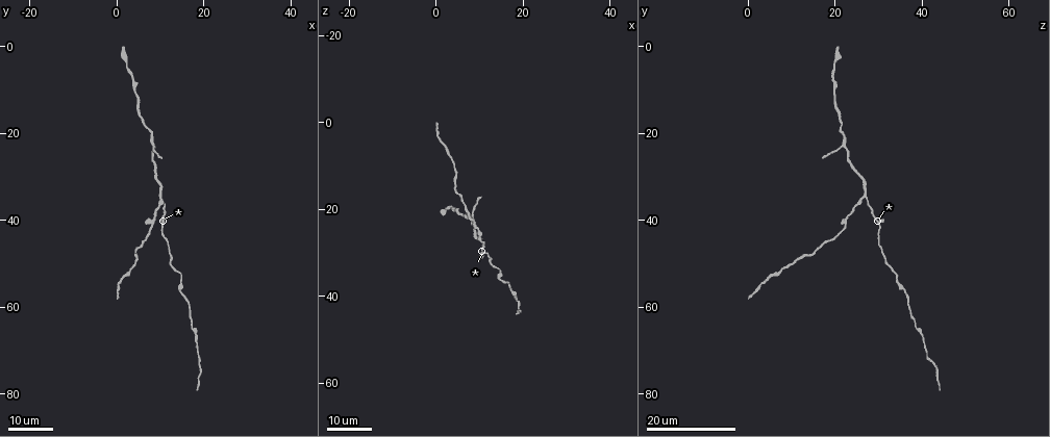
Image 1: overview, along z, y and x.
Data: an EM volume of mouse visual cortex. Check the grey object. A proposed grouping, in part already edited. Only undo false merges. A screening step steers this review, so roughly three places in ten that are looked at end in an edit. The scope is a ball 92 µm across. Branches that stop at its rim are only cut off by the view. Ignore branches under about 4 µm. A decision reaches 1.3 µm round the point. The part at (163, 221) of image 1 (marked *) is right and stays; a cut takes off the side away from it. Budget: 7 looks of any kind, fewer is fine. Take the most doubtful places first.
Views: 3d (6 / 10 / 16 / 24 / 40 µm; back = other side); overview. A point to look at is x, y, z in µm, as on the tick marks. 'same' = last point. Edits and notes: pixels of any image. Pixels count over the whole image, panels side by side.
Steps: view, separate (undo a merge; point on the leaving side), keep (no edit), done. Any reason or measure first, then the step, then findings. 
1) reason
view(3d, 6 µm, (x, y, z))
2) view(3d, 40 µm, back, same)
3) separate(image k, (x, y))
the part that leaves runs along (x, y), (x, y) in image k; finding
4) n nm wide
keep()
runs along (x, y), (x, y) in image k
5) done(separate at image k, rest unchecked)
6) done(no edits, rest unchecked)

a fork
view(3d, 16 µm, (10.5, 34.0, 27.0))

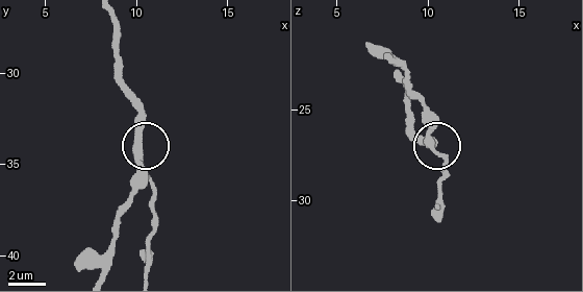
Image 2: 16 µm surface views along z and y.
view(3d, 6 µm, (10.1, 34.2, 26.8))

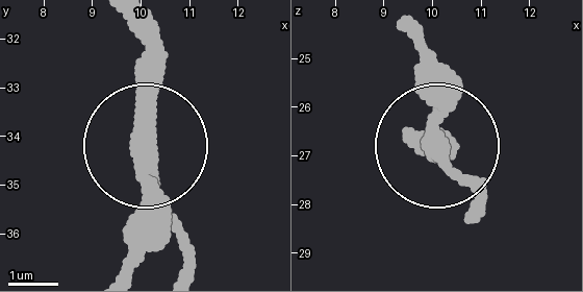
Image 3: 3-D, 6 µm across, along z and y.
keep()
runs along (475, 212), (475, 187), (437, 137), (437, 54) in image 3; all the same neuron

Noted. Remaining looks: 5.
two arms in line, one across
view(3d, 24 µm, (8.0, 23.0, 21.0))

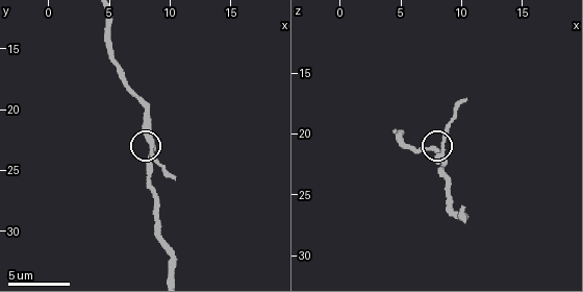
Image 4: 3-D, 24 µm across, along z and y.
zoom in
view(3d, 10 µm, (8.2, 22.6, 21.6))

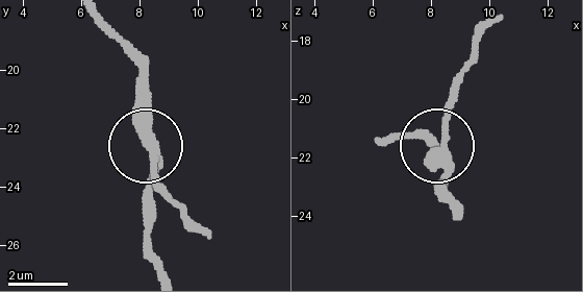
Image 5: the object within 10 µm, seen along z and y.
side arm 6 µm
keep()
all the same neuron

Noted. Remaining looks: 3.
sudden change in width
view(3d, 24 µm, (14.5, 54.5, 34.0))

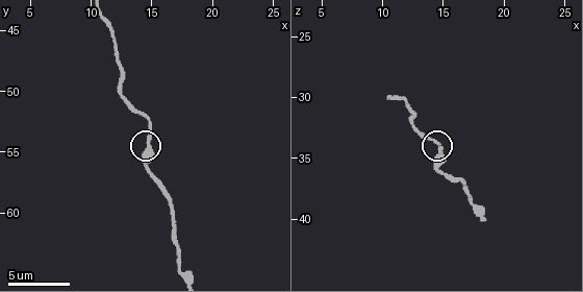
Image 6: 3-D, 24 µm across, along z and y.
view(3d, 6 µm, (14.6, 54.2, 34.2))

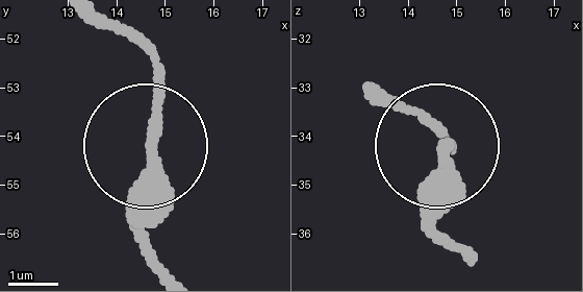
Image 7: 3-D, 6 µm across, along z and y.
250 nm wide
keep()
runs along (393, 97), (442, 138), (430, 234) in image 7; all the same neuron

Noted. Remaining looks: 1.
done(no edits, rest unchecked)

